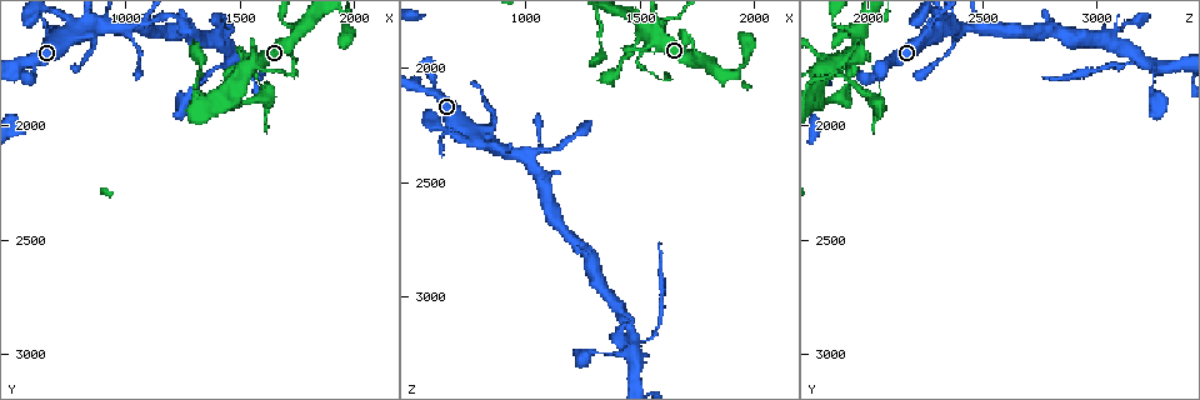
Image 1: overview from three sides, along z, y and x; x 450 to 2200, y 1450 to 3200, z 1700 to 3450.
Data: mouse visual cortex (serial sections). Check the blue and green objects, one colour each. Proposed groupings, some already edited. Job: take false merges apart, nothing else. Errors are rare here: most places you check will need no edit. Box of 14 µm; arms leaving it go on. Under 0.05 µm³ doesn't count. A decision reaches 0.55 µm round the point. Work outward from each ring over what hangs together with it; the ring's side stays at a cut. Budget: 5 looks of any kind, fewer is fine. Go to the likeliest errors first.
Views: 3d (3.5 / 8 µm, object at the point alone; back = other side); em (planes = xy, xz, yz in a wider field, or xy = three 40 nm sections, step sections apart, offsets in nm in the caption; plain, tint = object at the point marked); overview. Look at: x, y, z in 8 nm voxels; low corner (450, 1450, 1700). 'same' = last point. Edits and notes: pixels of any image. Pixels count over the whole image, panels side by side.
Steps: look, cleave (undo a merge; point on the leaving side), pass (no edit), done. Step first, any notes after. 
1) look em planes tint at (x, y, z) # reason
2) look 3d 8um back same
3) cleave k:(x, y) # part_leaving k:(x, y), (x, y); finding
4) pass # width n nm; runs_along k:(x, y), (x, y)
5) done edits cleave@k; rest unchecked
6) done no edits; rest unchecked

look 3d 3.5um at (1520, 1690, 1920) # sharp bend

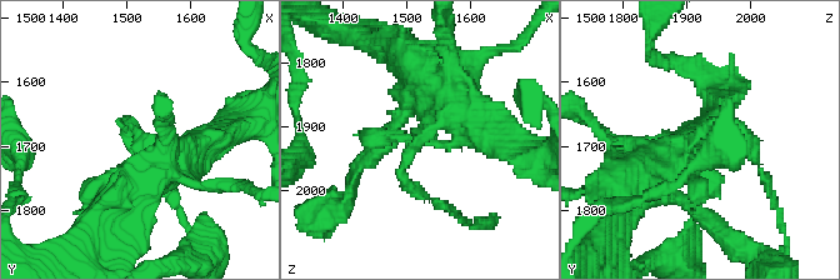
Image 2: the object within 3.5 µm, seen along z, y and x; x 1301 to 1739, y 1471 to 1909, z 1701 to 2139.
look em xy step 2 tint at (1525, 1690, 1910) # arm_widths 150, 450 nm

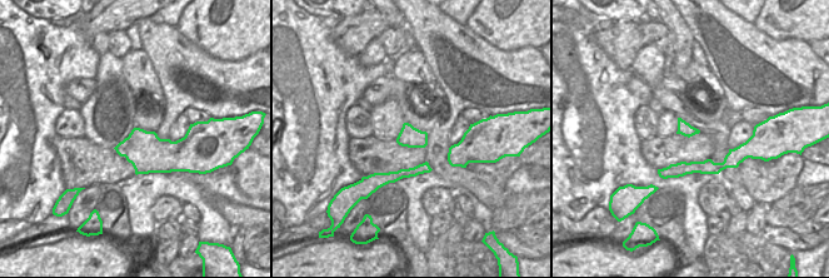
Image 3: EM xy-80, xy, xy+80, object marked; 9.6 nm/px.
look em xy step 1 tint same # another direction

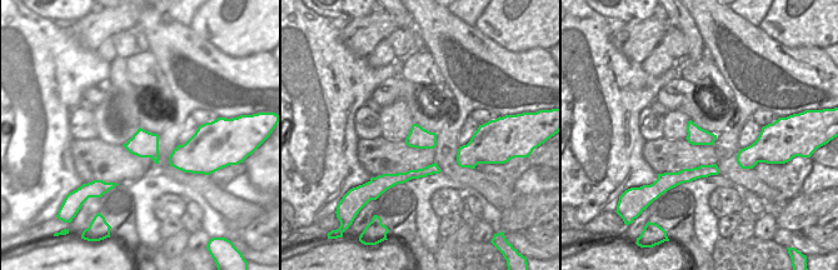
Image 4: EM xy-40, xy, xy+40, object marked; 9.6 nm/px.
pass # runs_along 2:(205, 145), (133, 141); one cell here

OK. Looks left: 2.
look 3d 3.5um back at (1580, 1740, 3140) # narrows sharply

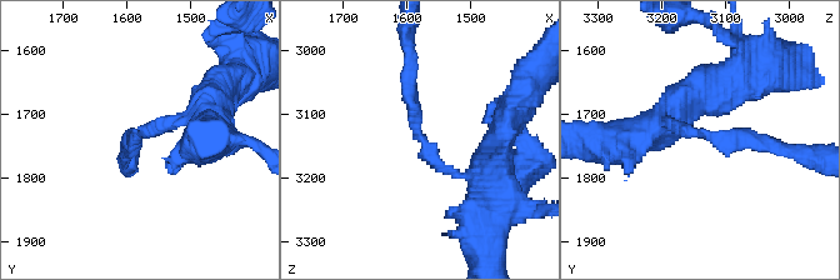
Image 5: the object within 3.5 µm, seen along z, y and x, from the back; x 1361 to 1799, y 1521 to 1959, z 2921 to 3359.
look em xy step 3 tint at (1575, 1725, 3135) # arm_widths 150, 200 nm; need the tissue

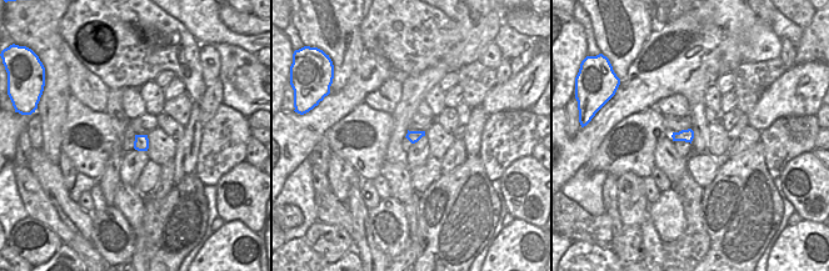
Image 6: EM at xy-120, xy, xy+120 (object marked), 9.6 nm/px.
pass # runs_along 5:(666, 114), (681, 133), (775, 148); one cell here

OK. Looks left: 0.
done no edits; rest unchecked

